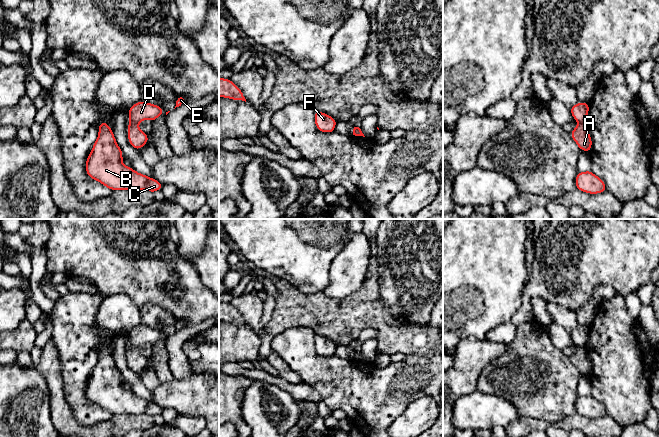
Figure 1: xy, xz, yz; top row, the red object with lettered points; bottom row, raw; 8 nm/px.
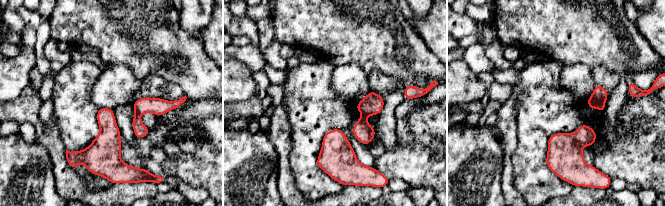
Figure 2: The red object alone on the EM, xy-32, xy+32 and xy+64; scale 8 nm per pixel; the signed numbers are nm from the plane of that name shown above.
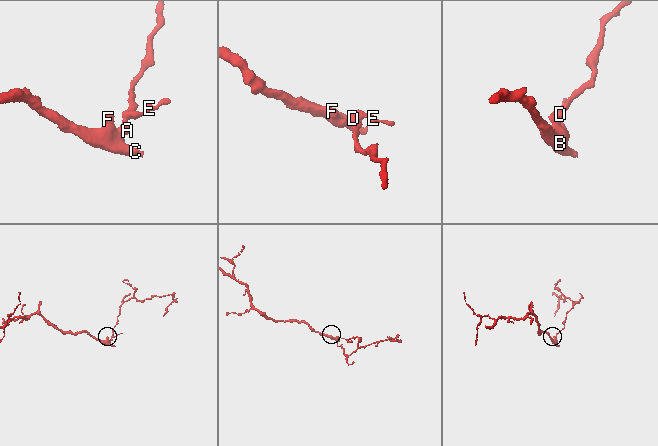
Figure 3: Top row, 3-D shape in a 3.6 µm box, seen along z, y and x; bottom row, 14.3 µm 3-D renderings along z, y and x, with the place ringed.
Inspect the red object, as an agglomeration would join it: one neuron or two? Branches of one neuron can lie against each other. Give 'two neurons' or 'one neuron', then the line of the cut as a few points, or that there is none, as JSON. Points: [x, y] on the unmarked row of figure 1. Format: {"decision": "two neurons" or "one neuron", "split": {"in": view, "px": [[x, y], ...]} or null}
{"decision": "two neurons", "split": {"in": "xy", "px": [[129, 345], [137, 346]]}}

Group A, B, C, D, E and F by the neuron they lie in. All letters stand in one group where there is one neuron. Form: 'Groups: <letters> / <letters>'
Groups: A B C F / D E

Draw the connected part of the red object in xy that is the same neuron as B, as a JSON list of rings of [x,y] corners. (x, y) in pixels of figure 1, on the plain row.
[[[103,345],[98,350],[99,358],[92,371],[90,378],[86,383],[86,397],[87,399],[102,407],[105,411],[113,414],[130,414],[139,415],[147,414],[152,417],[161,414],[163,408],[154,402],[150,402],[144,398],[136,396],[134,393],[123,388],[123,377],[118,370],[114,361],[112,353],[108,350],[106,345]]]

